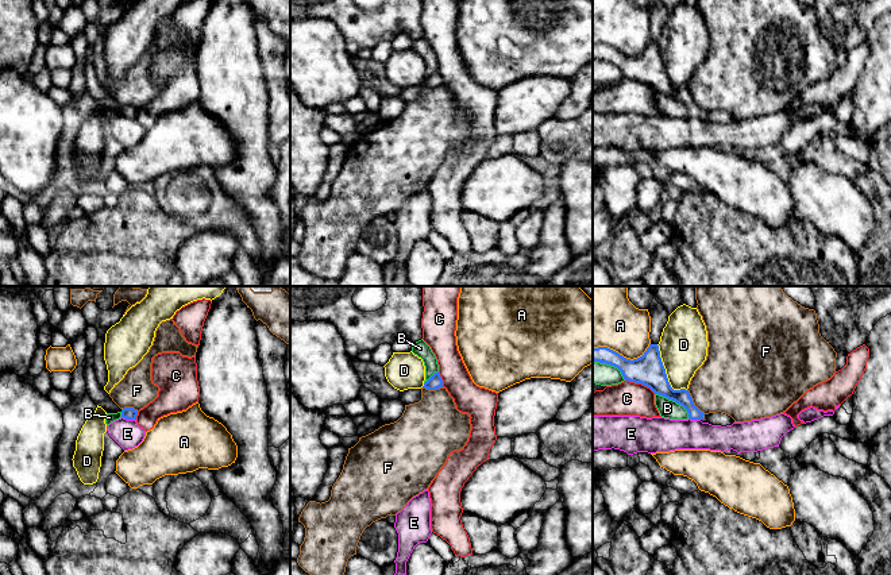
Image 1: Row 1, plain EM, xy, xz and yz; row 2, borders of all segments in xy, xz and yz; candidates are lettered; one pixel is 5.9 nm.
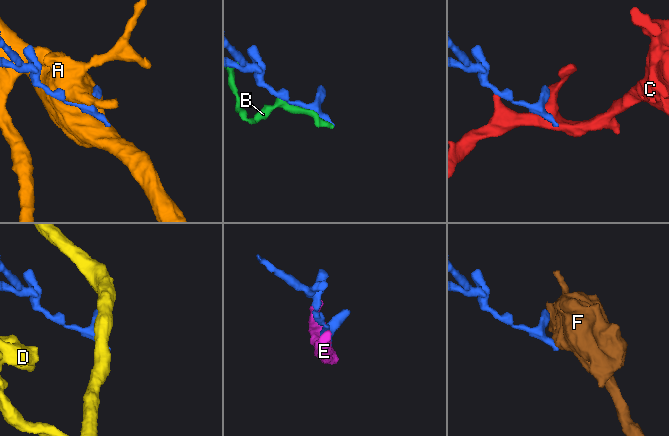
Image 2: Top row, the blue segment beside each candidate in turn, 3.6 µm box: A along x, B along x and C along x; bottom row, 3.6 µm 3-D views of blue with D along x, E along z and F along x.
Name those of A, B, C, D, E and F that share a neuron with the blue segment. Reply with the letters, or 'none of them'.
none of them

